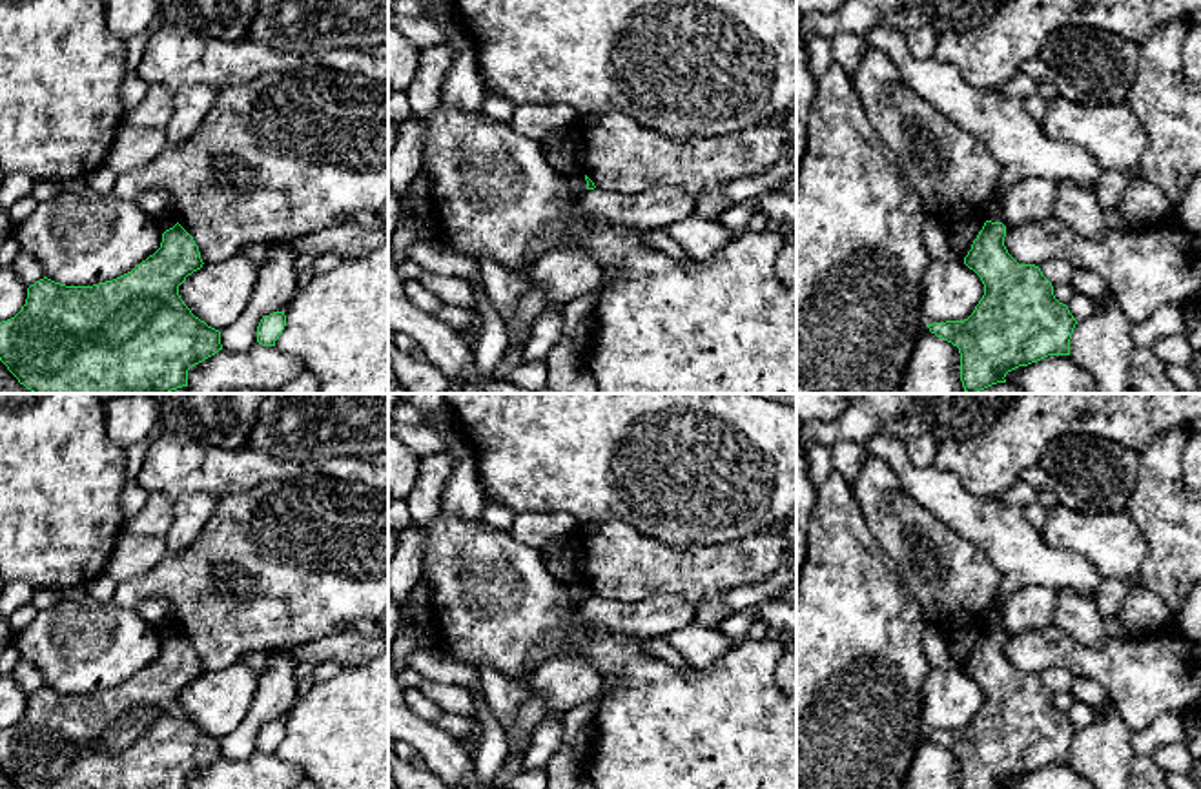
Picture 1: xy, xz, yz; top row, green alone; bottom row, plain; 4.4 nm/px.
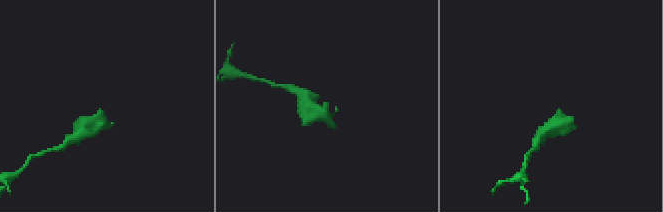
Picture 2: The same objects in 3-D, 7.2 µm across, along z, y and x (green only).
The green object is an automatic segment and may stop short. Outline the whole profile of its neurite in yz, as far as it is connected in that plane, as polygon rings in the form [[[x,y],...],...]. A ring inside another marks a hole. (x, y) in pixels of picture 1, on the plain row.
[[[986,629],[964,672],[973,678],[984,703],[964,729],[926,733],[931,742],[959,756],[960,789],[1006,789],[1006,782],[1048,763],[1070,763],[1070,747],[1077,729],[1053,703],[1052,691],[1035,672],[1019,672],[1004,654],[1006,634]]]

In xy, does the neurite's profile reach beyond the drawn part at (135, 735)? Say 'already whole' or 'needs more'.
already whole

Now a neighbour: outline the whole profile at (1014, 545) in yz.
[[[882,432],[867,443],[866,456],[886,461],[917,503],[990,556],[1001,585],[988,629],[1002,630],[1006,603],[1028,587],[1042,587],[1048,594],[1073,590],[1095,598],[1103,581],[1095,569],[1075,552],[1046,545],[1022,508],[1002,497],[973,496],[955,474],[933,465],[917,468],[908,459],[904,441]]]

